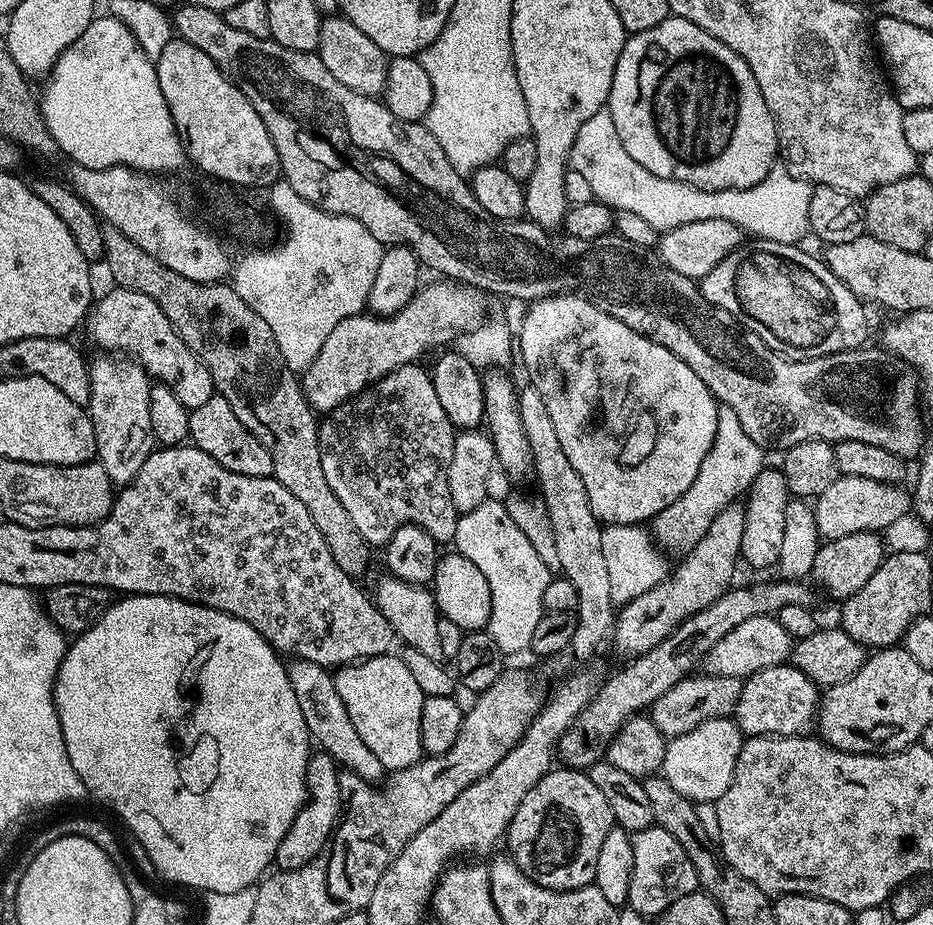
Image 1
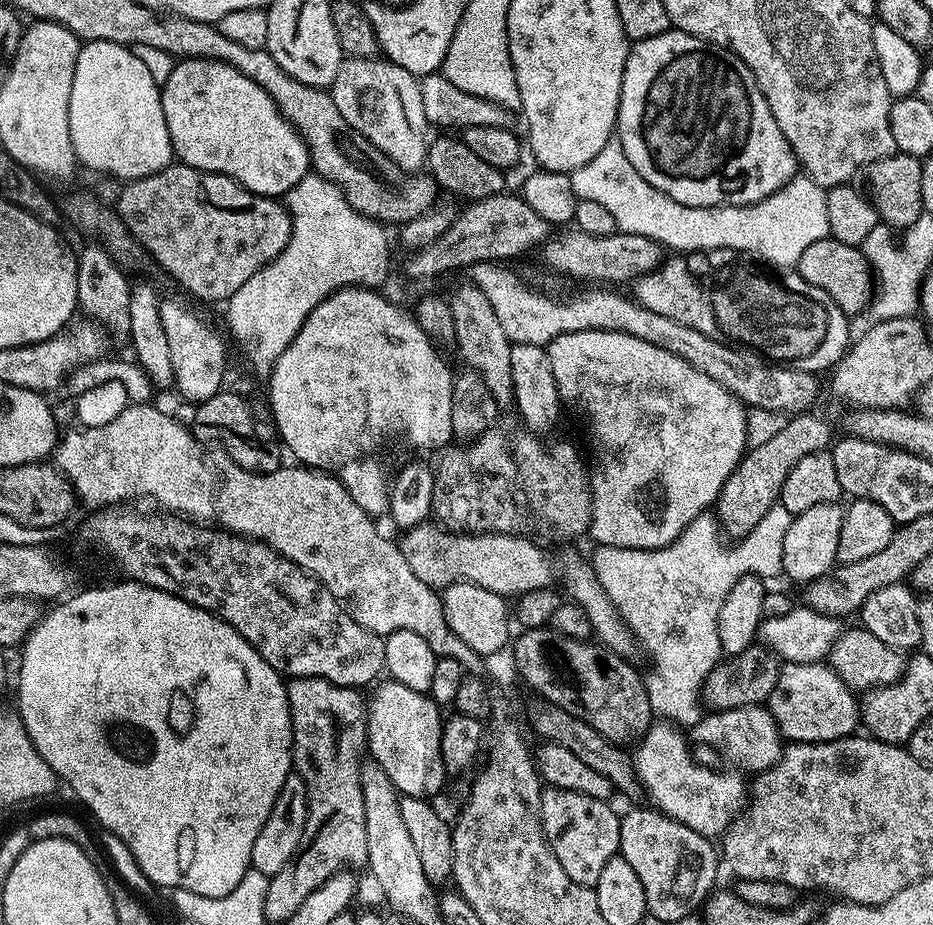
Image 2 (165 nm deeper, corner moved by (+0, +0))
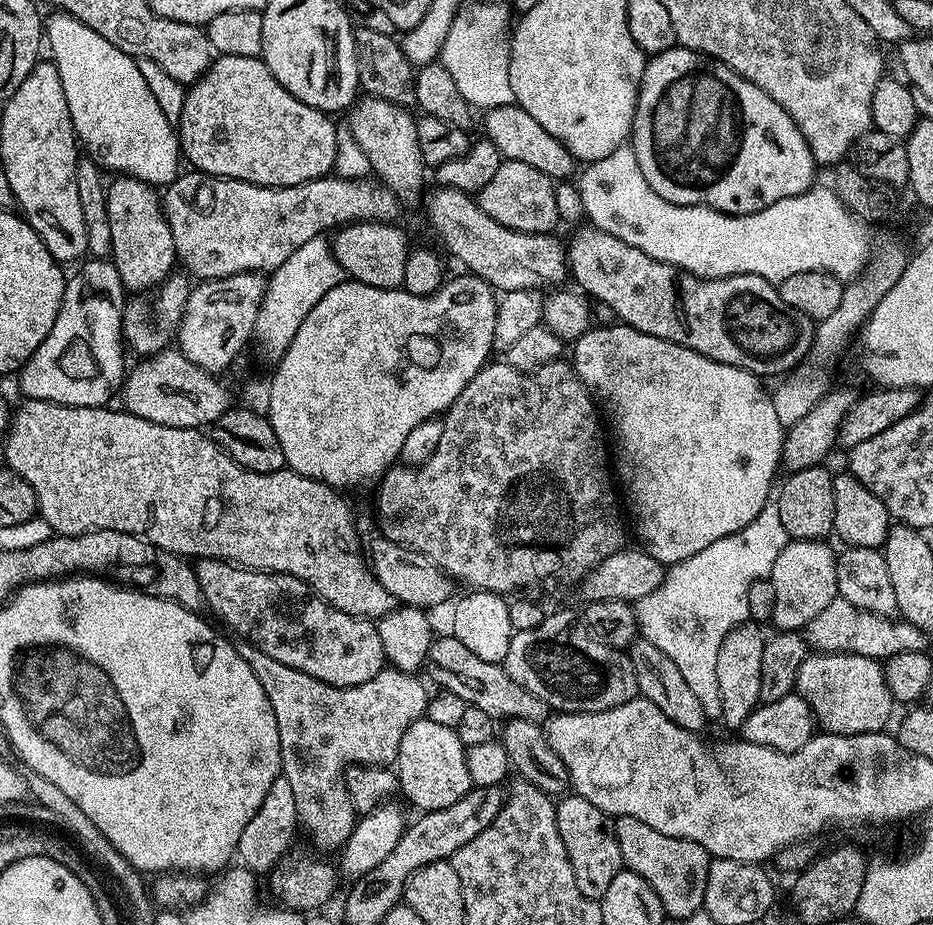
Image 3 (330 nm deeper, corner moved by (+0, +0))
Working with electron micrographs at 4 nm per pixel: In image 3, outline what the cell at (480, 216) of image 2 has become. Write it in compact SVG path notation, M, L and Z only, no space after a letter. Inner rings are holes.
M357 222L335 229L331 237L332 253L345 277L375 288L400 288L410 251L408 236L392 222Z

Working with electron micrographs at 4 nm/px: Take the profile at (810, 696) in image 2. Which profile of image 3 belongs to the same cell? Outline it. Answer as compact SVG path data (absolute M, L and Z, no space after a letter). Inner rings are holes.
M813 651L798 666L794 689L810 706L816 723L824 732L843 736L885 731L892 716L892 691L884 677L881 661L853 652Z

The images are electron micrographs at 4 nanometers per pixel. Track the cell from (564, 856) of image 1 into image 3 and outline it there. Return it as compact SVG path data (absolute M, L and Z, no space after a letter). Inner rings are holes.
M568 794L556 804L556 825L558 834L562 834L562 846L566 846L570 866L574 866L574 882L578 882L578 890L582 890L586 898L599 901L606 894L614 874L624 868L613 817L598 810L594 802L586 802L586 798Z

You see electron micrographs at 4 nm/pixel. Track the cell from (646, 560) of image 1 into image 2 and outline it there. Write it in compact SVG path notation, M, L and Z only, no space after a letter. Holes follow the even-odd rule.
M777 502L770 506L770 510L766 510L754 530L733 543L736 544L733 548L727 544L729 541L722 535L721 525L711 511L694 518L694 522L690 522L690 526L686 526L686 530L682 530L682 534L678 534L670 546L654 550L615 548L605 544L593 547L590 563L594 574L598 574L598 582L602 582L602 590L606 590L618 614L622 614L626 626L630 626L637 645L643 651L645 648L652 659L652 673L646 676L648 697L653 713L661 721L677 726L691 726L699 722L704 683L710 670L714 670L722 659L718 642L718 610L722 610L722 602L726 602L730 586L734 586L734 582L742 577L769 578L776 575L779 577L783 573L782 542L786 542L786 530L790 530L793 515L793 512L786 510L786 506Z

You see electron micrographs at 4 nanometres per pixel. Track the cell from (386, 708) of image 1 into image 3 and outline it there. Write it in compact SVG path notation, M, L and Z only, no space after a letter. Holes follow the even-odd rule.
M427 718L414 720L402 734L398 754L394 761L396 783L399 791L420 812L442 810L454 806L458 798L473 787L470 770L466 770L466 749L455 728L430 722Z

